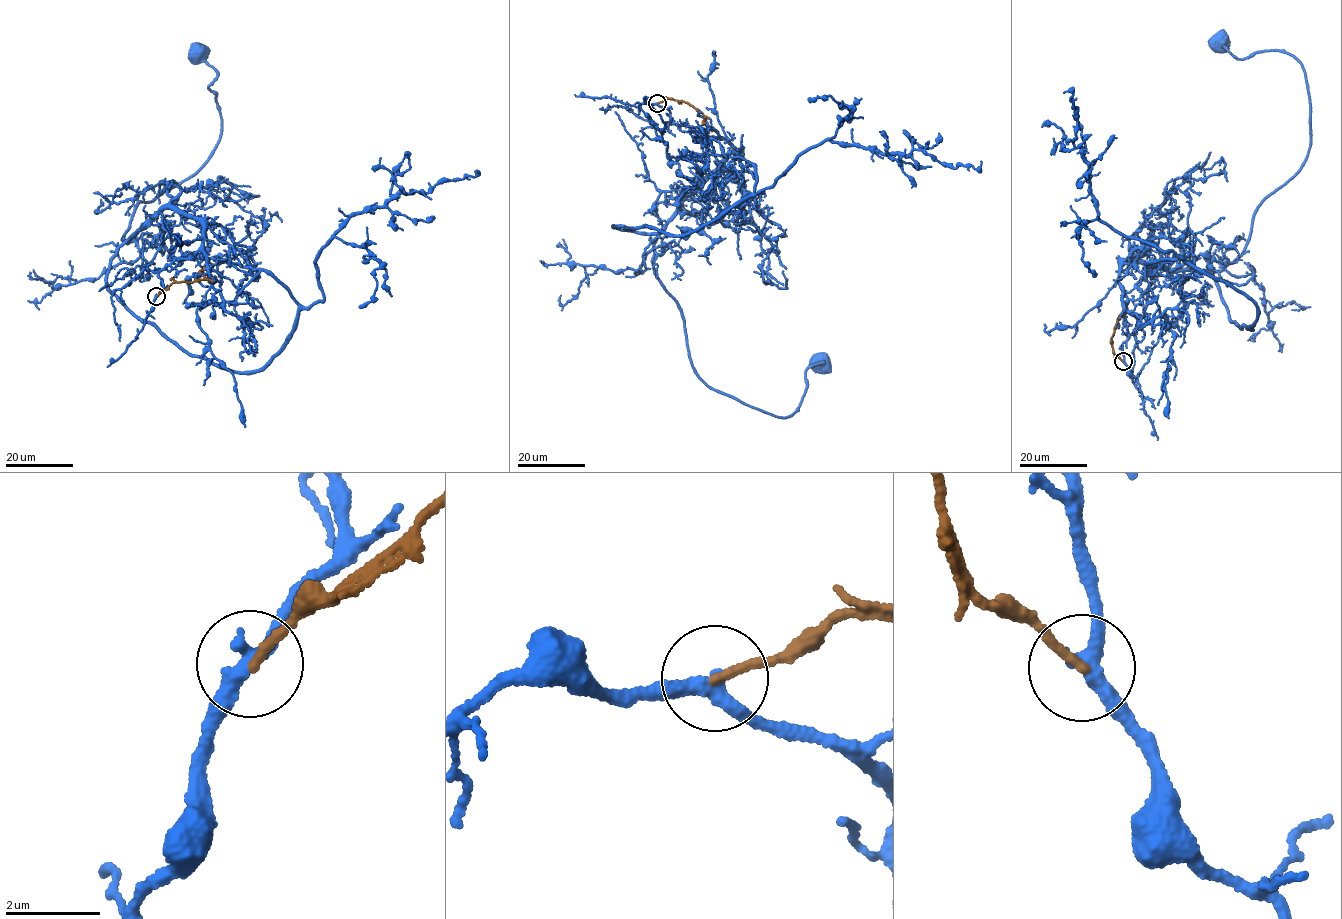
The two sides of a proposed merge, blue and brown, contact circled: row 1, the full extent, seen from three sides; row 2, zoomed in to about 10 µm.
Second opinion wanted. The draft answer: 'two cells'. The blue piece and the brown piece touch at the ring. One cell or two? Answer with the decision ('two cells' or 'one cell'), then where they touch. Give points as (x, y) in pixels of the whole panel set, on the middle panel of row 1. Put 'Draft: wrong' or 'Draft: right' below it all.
two cells; at (657, 103)
Draft: right

